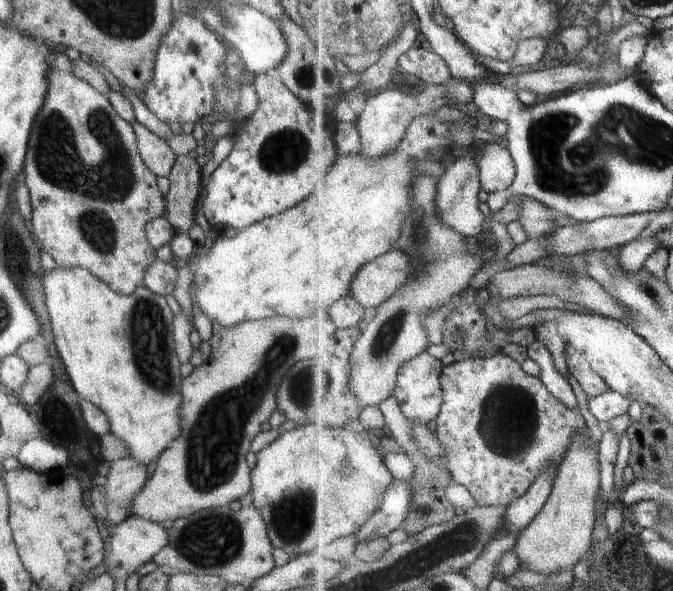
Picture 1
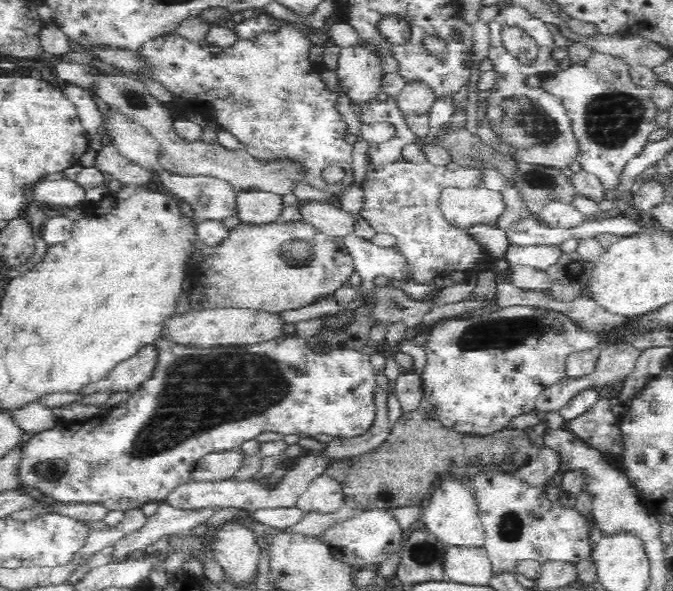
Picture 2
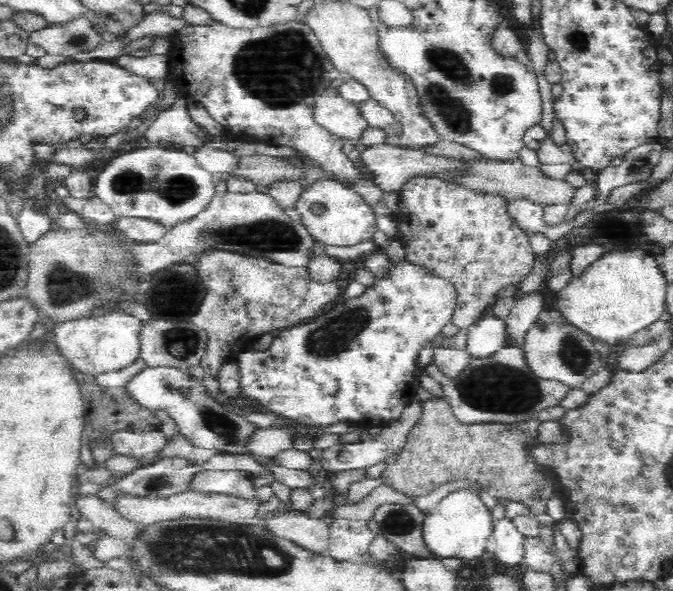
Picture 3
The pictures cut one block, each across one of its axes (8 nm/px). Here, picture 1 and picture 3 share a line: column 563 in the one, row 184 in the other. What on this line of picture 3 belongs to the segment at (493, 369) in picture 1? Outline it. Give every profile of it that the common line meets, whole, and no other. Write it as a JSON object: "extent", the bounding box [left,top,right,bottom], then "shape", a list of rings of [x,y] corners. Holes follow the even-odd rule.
{"extent":[392,177,537,330],"shape":[[[410,177],[401,184],[392,213],[393,225],[399,226],[396,235],[404,246],[405,262],[423,270],[425,274],[449,282],[456,289],[456,306],[451,316],[454,328],[467,330],[484,315],[491,314],[498,292],[509,284],[519,284],[537,260],[526,231],[508,214],[509,200],[498,193],[462,187],[458,182],[439,177]]]}

